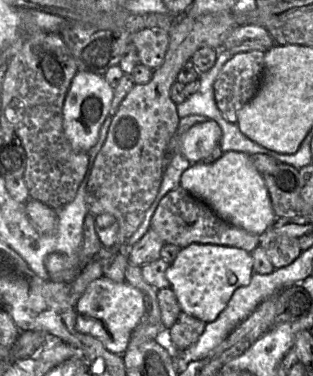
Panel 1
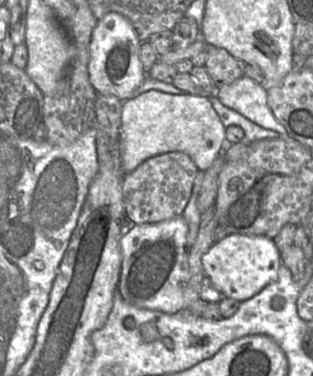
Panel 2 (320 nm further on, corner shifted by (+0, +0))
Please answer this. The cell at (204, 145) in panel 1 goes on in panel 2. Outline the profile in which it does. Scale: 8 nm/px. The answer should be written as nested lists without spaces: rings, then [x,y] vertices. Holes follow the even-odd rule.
[[[148,90],[125,100],[119,134],[120,165],[124,174],[134,171],[145,160],[168,152],[183,152],[205,172],[223,152],[225,127],[210,102],[210,97],[193,94],[168,94]]]

